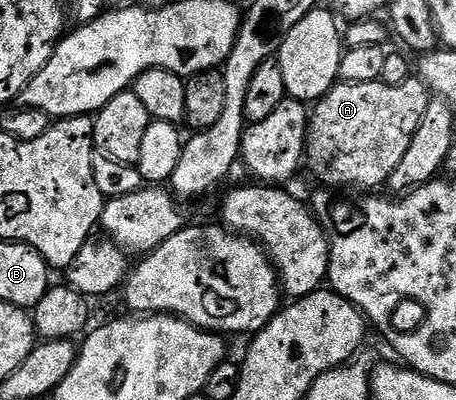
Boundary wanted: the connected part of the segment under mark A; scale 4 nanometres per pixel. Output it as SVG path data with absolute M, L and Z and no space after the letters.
M411 77L403 81L403 85L387 85L380 81L334 83L333 88L325 96L316 100L309 116L308 162L325 162L317 175L318 181L326 183L329 187L384 188L395 173L395 169L399 169L399 161L403 161L411 145L411 137L415 137L415 129L419 129L419 121L423 121L423 113L427 113L430 98L429 86L420 77Z

